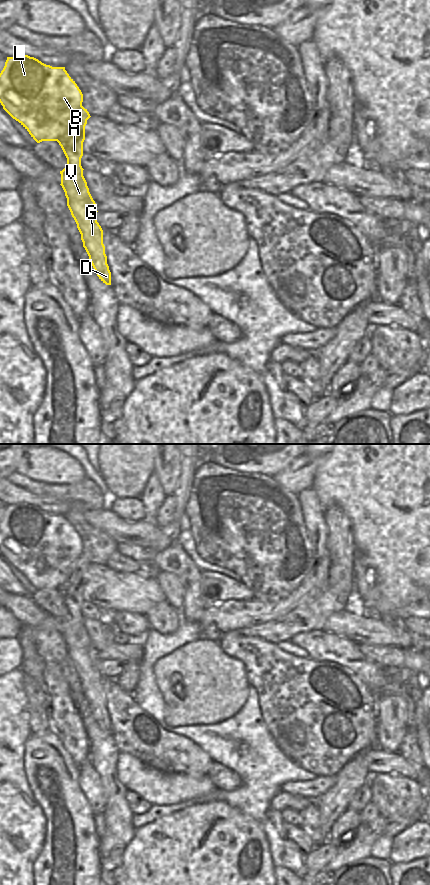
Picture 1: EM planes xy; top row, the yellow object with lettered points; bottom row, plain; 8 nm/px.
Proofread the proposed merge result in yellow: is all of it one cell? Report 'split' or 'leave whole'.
split

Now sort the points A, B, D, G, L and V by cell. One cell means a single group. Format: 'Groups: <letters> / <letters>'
Groups: A D G V / B L.

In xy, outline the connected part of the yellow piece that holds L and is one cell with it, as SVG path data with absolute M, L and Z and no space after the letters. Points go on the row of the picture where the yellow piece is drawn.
M28 55L7 57L0 73L0 103L3 109L18 121L37 143L57 141L60 137L64 139L74 137L77 134L75 116L83 107L82 102L83 94L65 67L52 67Z

